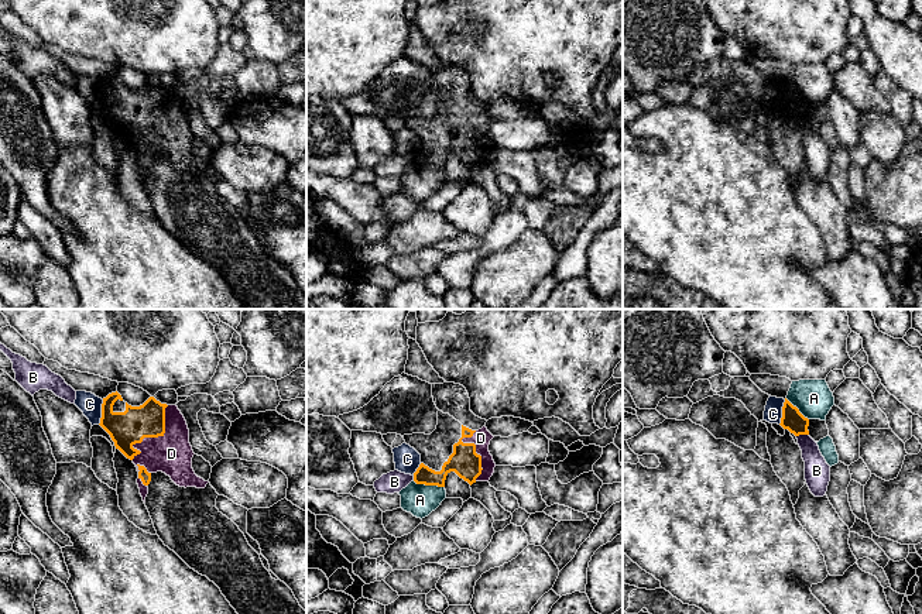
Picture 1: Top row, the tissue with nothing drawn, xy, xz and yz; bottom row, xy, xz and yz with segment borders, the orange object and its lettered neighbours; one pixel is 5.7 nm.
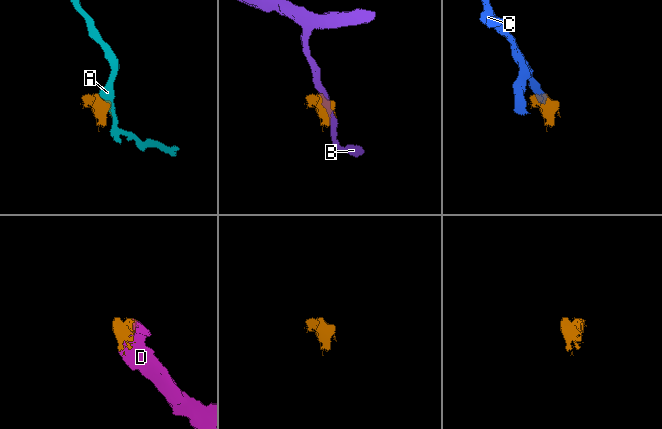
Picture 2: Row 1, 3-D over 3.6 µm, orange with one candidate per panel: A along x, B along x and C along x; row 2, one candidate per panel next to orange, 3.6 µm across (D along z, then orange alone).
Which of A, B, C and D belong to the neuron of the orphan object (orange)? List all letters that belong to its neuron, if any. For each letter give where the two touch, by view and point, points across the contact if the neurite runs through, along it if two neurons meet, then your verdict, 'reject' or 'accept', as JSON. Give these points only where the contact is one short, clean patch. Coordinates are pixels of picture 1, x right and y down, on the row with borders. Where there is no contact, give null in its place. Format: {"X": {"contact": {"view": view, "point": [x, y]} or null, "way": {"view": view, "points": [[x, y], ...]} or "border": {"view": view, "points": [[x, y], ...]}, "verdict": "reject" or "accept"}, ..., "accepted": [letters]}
{"A": {"contact": {"view": "xz", "point": [428, 484]}, "border": {"view": "xz", "points": [[412, 480], [421, 484], [444, 487]]}, "verdict": "reject"}, "B": {"contact": {"view": "yz", "point": [802, 434]}, "border": {"view": "yz", "points": [[808, 434], [797, 436]]}, "verdict": "reject"}, "C": {"contact": {"view": "xy", "point": [102, 412]}, "border": {"view": "xy", "points": [[103, 400], [98, 424]]}, "verdict": "reject"}, "D": {"contact": {"view": "xy", "point": [154, 436]}, "verdict": "accept"}, "accepted": ["D"]}

